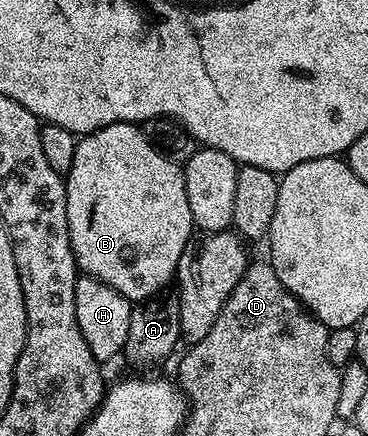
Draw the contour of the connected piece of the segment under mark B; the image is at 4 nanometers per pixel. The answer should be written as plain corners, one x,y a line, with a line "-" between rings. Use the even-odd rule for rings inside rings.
116,123
107,125
103,129
93,131
89,135
80,136
75,149
75,161
71,161
69,174
64,176
65,192
67,193
67,229
71,237
71,249
78,268
84,274
103,281
103,285
111,285
123,297
130,301
149,301
157,295
165,286
174,282
179,265
179,257
183,257
183,249
187,241
195,234
193,218
191,217
191,205
187,205
187,185
185,184
185,172
182,164
173,163
163,153
155,149
153,142
145,136
144,130
136,123

